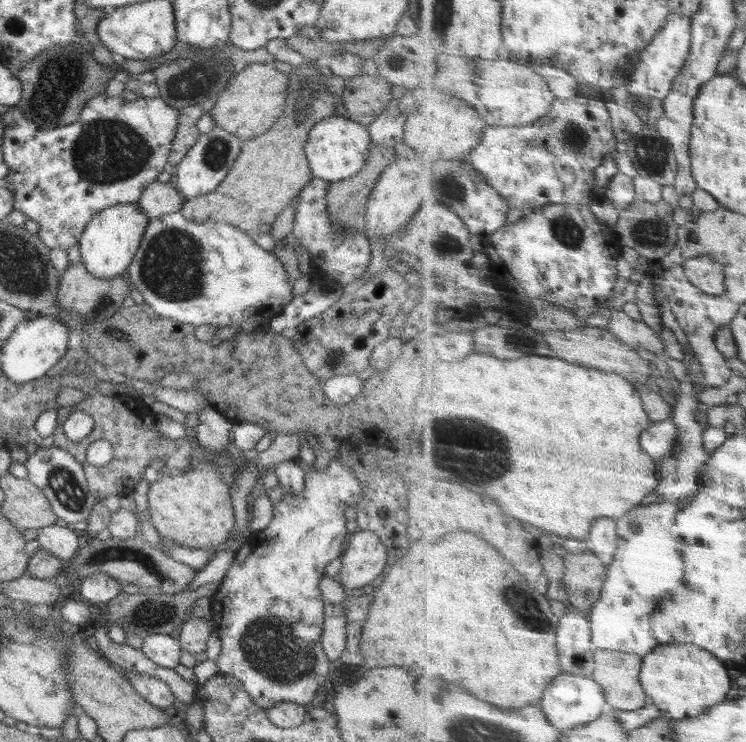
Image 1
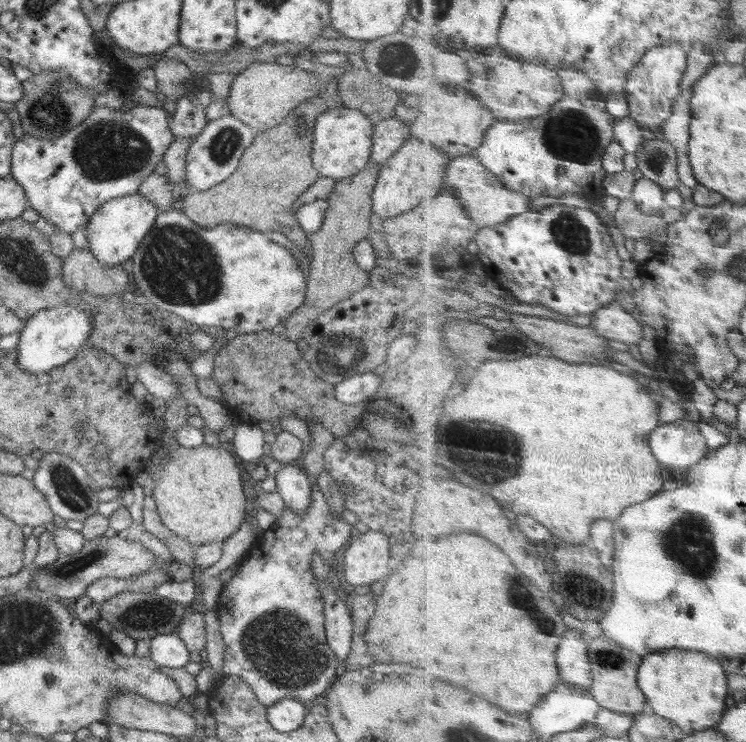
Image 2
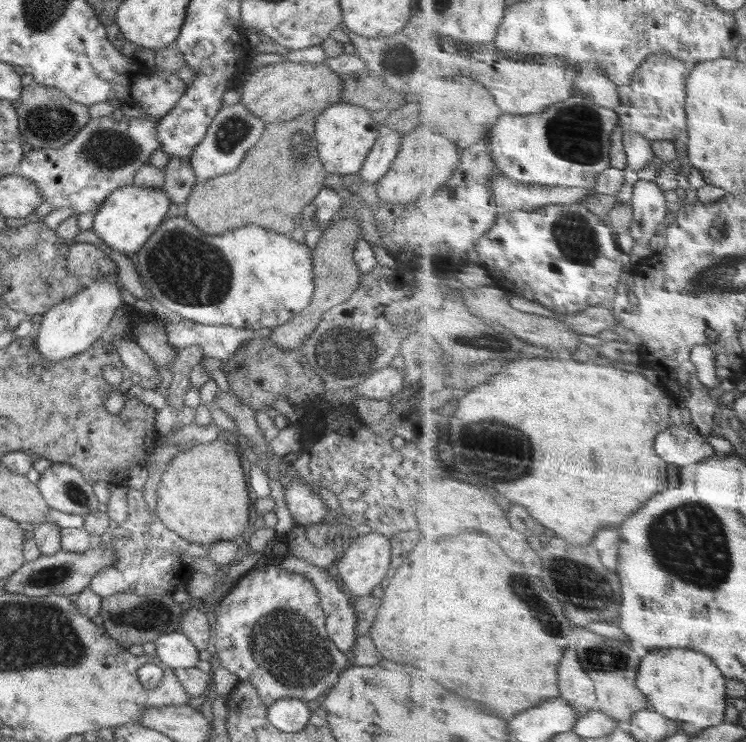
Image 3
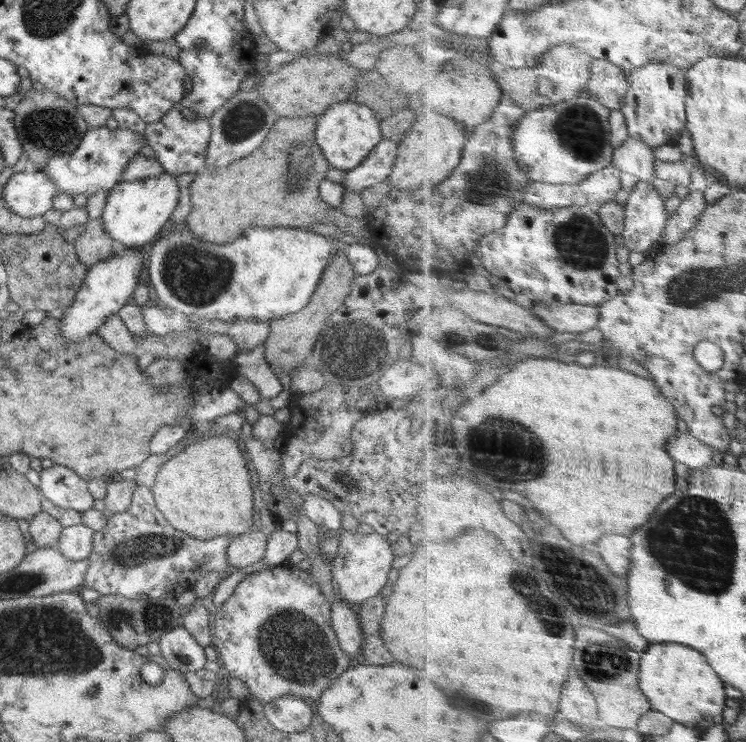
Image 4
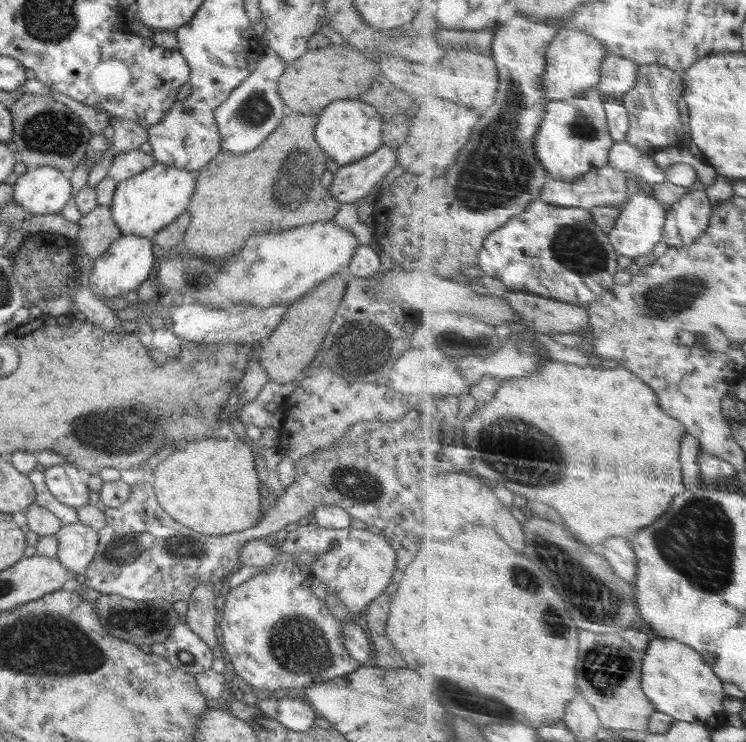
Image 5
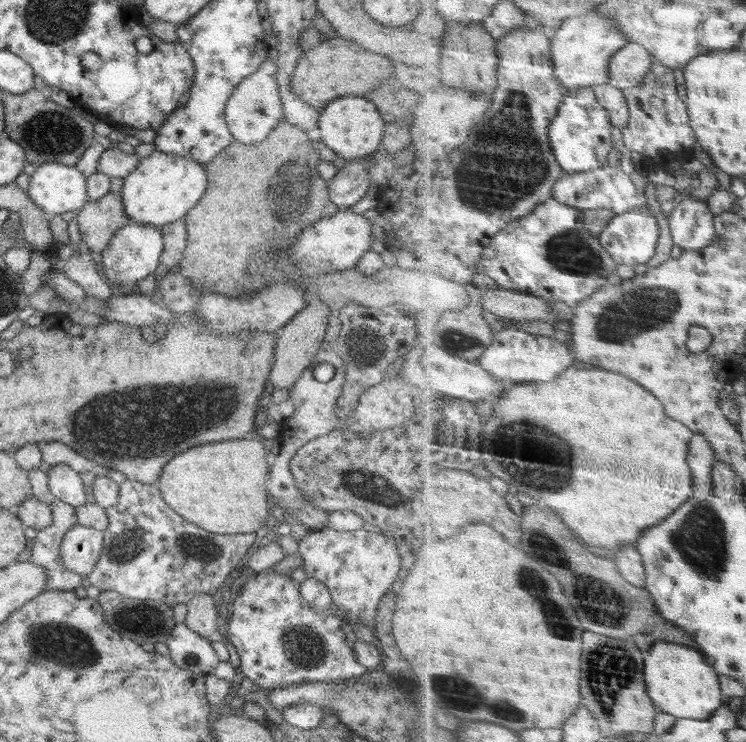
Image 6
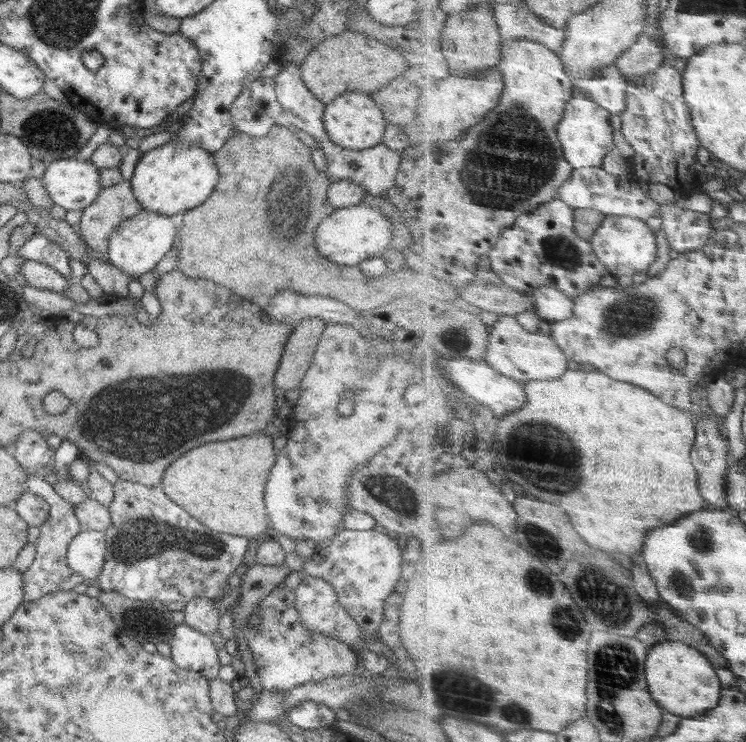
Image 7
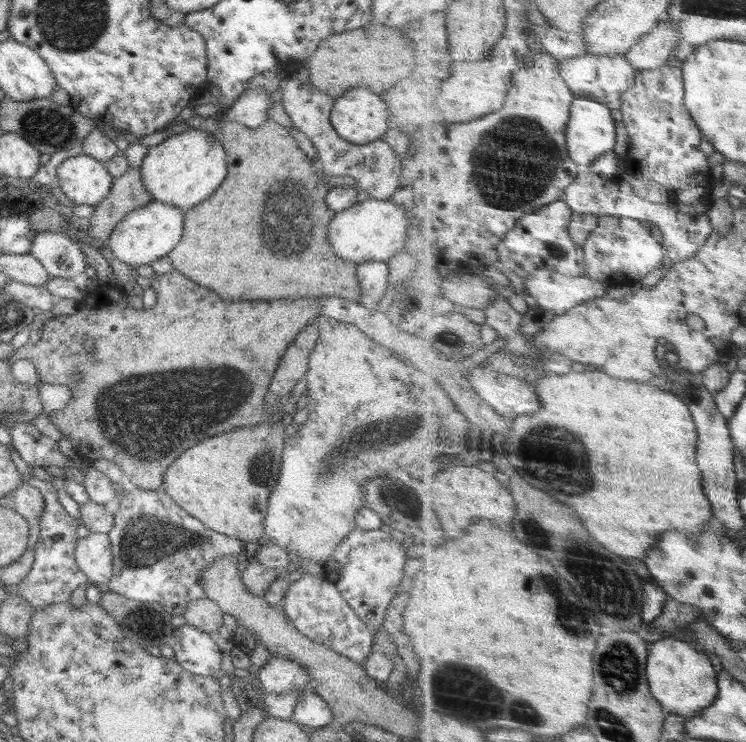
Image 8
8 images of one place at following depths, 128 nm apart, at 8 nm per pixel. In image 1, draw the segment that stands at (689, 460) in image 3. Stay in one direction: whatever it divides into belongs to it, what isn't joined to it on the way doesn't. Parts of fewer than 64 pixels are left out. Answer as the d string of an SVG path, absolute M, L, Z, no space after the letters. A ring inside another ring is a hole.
M674 420L655 421L643 432L643 449L656 459L671 457L677 443L678 433L679 428Z

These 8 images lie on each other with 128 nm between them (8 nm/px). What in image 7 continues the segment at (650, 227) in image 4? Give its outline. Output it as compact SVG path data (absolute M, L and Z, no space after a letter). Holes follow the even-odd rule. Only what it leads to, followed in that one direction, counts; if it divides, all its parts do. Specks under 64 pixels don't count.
M607 215L605 223L593 236L591 241L601 261L610 269L610 274L614 276L624 276L624 274L636 274L636 272L640 272L641 270L647 271L648 268L658 260L658 250L660 250L660 248L658 247L656 234L644 219L631 216Z

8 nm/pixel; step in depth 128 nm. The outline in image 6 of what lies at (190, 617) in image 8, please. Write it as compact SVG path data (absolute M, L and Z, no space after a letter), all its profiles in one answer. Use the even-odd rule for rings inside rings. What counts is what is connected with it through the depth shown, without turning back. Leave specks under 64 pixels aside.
M209 594L192 597L186 604L185 625L210 643L220 641L222 634L216 623L217 604Z

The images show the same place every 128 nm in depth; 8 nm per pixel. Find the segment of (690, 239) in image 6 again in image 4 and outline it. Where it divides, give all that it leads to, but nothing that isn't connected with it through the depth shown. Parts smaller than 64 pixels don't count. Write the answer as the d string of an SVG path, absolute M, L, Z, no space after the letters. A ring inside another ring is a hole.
M700 166L694 167L694 178L690 194L681 201L675 215L669 219L665 230L666 244L677 243L686 236L700 222L700 217L707 212L710 202L707 201L707 190L710 188L708 176Z

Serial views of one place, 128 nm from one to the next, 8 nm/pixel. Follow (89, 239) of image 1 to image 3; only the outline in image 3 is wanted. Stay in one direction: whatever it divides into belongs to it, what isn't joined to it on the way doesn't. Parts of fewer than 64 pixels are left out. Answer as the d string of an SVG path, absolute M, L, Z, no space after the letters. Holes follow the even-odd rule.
M129 184L114 190L96 208L91 229L112 250L133 256L144 246L156 227L167 218L166 212L168 212L171 203L172 200L167 197L162 188L146 188L145 186Z

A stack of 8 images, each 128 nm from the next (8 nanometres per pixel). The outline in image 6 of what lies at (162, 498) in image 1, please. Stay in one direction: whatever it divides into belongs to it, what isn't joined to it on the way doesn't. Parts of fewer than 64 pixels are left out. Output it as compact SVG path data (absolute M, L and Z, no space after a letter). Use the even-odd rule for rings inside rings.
M242 438L198 445L172 458L156 485L172 510L203 530L224 535L261 534L271 524L267 482L272 459L258 440Z

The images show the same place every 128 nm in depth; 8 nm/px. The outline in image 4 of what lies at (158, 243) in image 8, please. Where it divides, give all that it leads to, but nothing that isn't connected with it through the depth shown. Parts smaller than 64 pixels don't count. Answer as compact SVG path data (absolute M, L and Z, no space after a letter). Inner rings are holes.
M116 247L110 258L87 269L85 278L80 281L77 294L74 295L72 306L66 309L64 316L59 319L57 326L59 336L65 338L67 342L80 342L83 338L88 338L89 334L96 333L108 317L117 315L135 292L138 276L142 270L144 253L138 247Z

